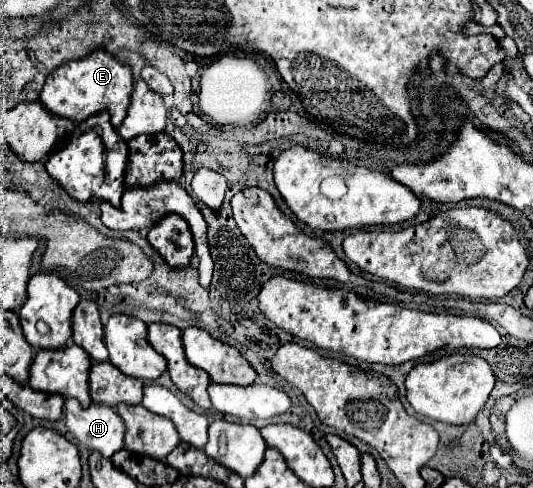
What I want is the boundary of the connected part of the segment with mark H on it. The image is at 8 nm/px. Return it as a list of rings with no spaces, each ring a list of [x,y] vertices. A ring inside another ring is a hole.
[[[72,398],[66,400],[64,404],[64,420],[68,430],[74,434],[74,438],[86,446],[88,450],[100,452],[104,458],[110,458],[118,450],[124,448],[124,420],[120,420],[120,414],[114,408],[102,406],[102,404],[90,404],[88,408],[80,408],[80,404]]]

